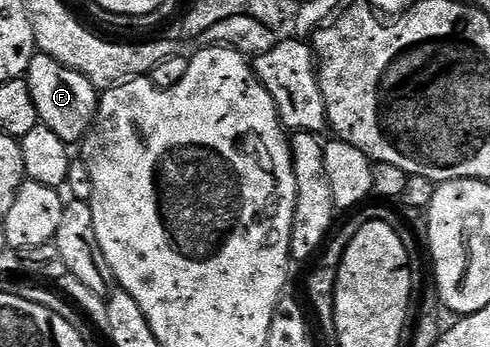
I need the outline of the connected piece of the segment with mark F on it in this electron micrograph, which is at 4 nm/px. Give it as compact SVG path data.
M36 52L35 58L31 60L25 80L33 95L33 103L37 103L40 122L48 125L62 141L82 142L87 136L87 130L95 122L95 113L99 110L100 90L95 89L85 75L62 66L40 52Z

